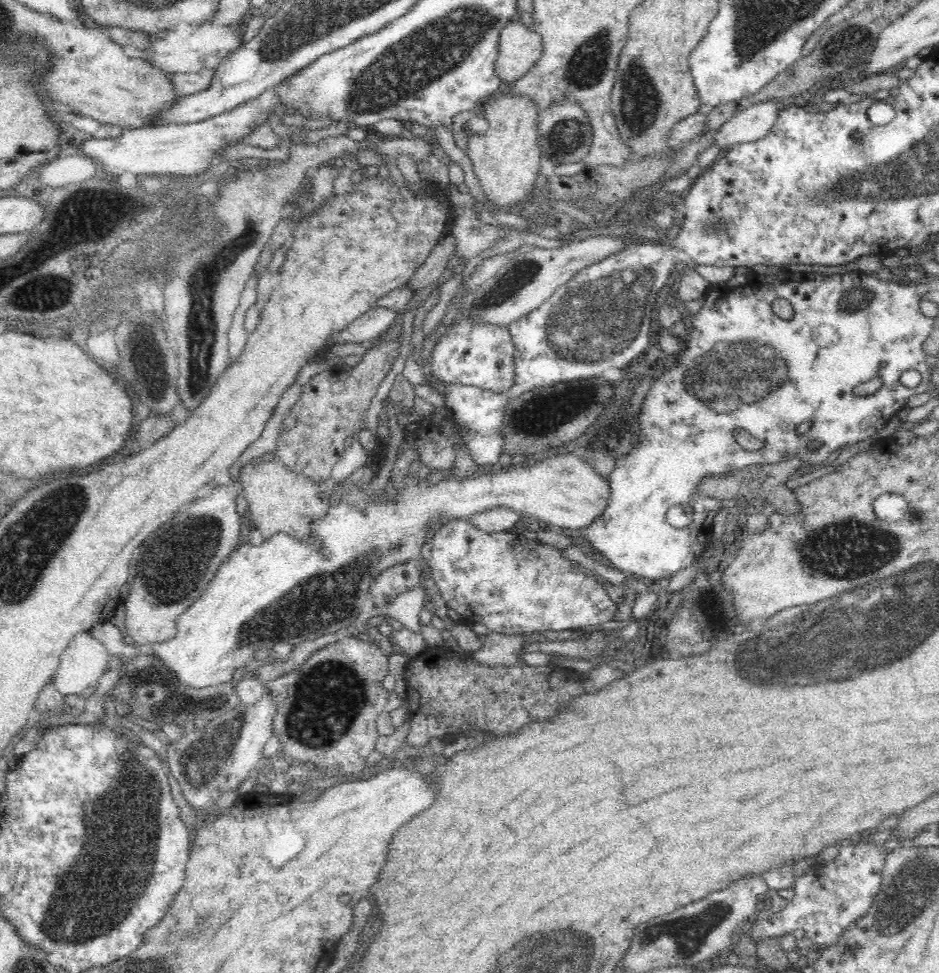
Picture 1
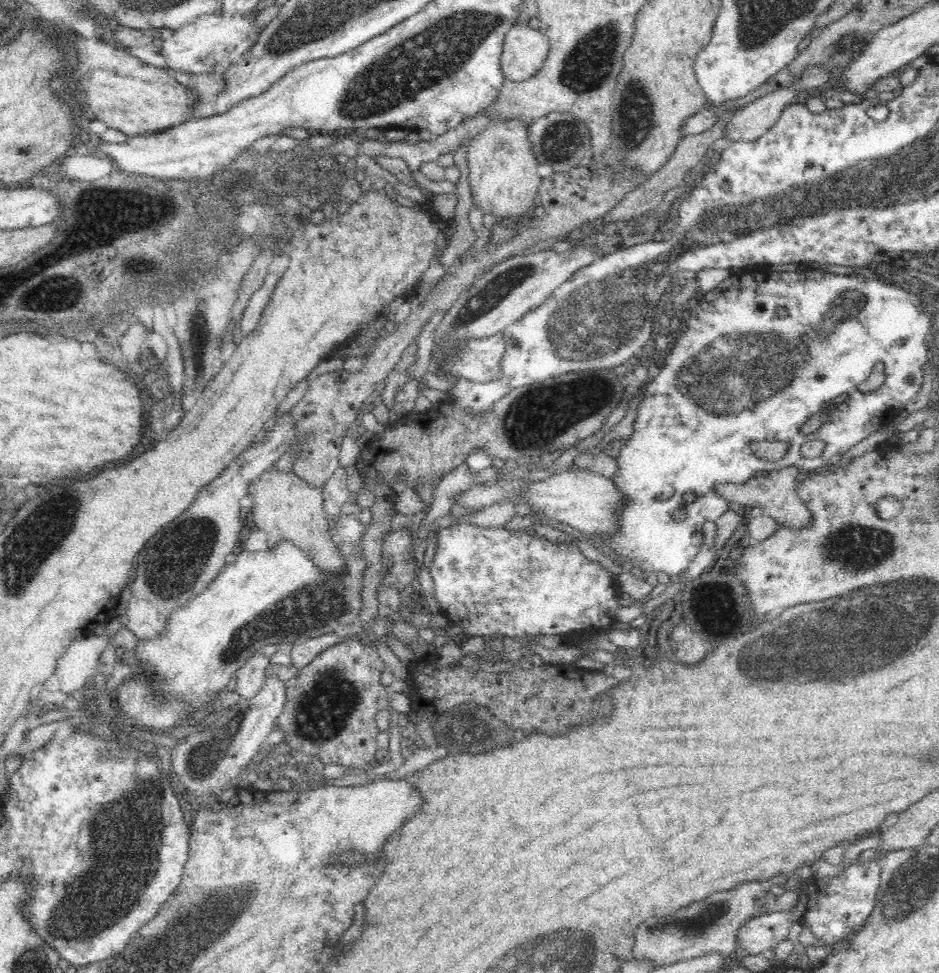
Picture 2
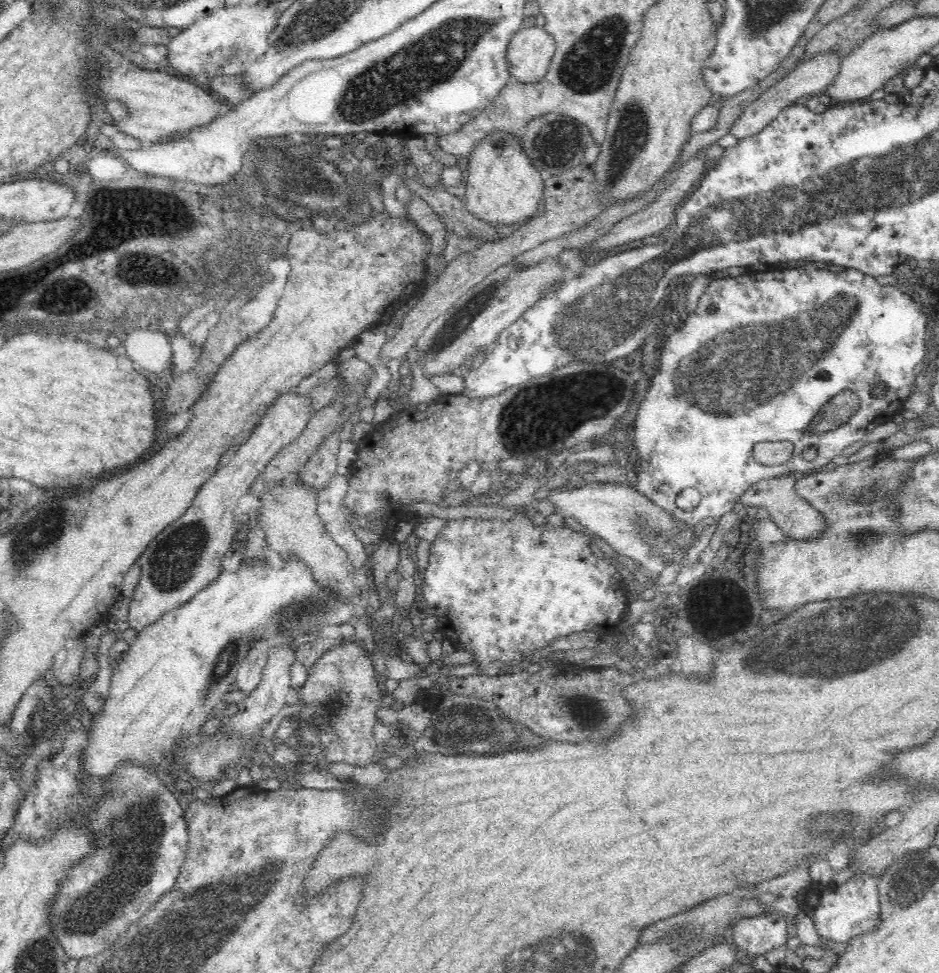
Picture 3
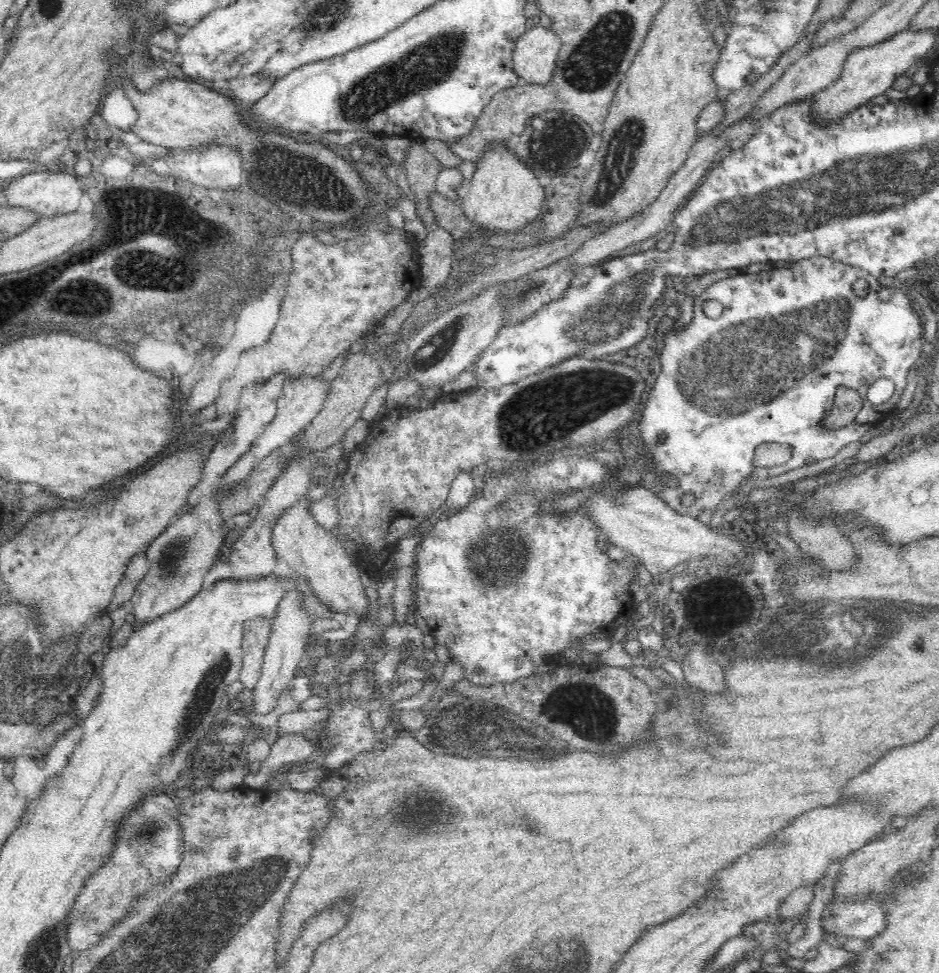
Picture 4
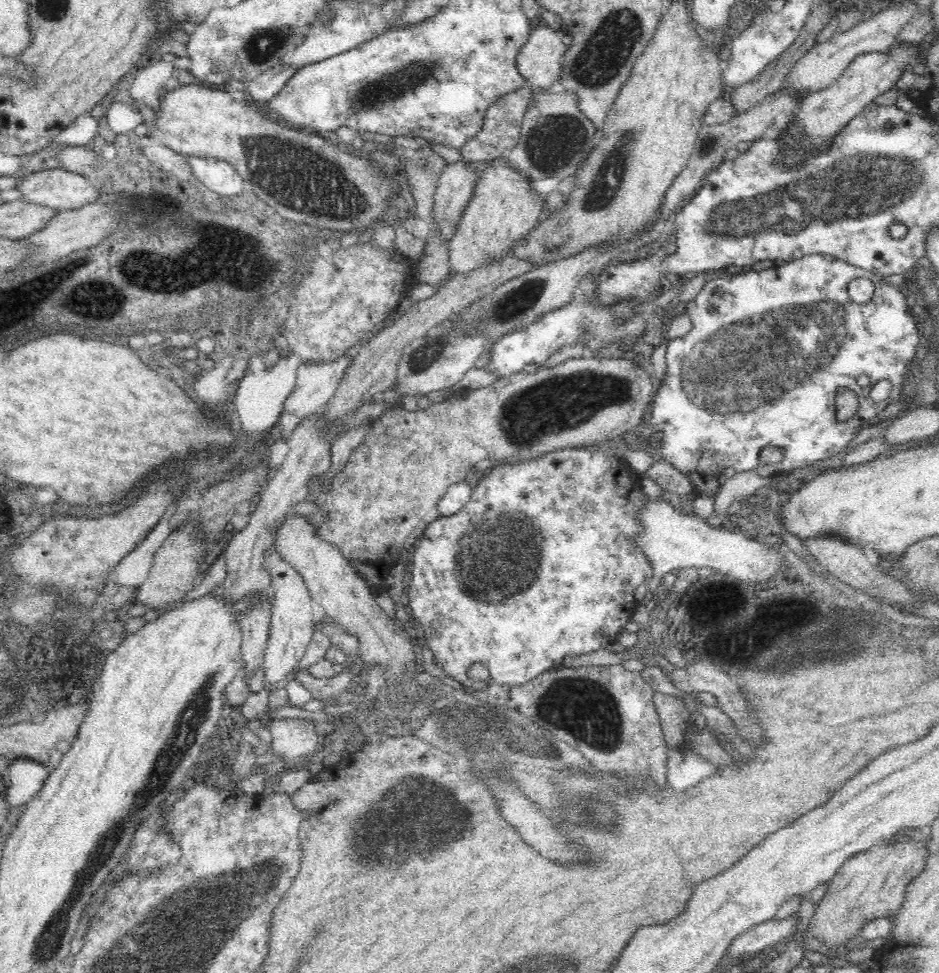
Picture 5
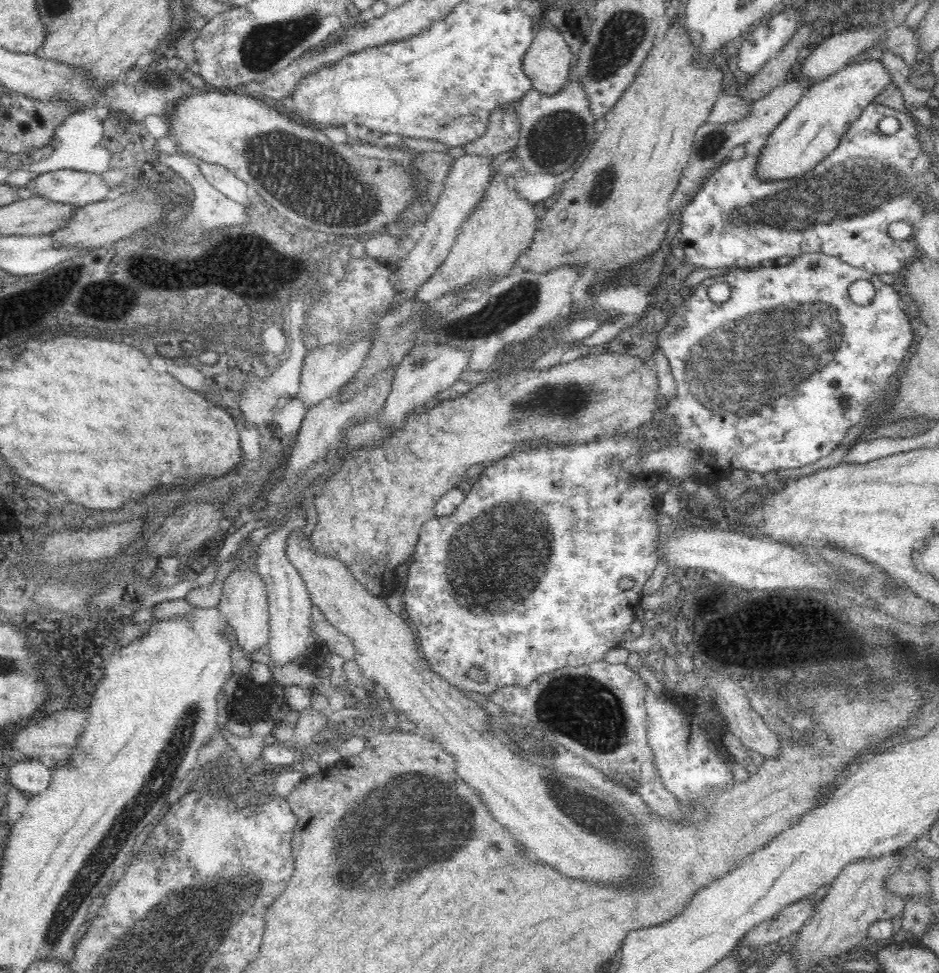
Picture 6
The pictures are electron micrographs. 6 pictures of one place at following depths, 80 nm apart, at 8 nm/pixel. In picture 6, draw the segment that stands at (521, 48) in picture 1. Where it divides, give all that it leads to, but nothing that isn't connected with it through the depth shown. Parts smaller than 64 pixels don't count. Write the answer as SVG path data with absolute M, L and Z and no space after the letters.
M548 27L536 32L532 44L528 47L528 52L524 56L525 75L532 81L534 89L542 94L556 94L566 83L570 82L570 72L576 55L573 54L562 35L556 30Z

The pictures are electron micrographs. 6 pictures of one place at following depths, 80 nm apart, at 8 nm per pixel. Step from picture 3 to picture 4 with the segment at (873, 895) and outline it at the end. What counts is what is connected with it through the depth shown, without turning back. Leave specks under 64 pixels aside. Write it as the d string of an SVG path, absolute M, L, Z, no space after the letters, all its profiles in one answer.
M833 898L826 904L822 914L821 925L827 936L840 935L841 937L848 937L862 939L864 941L880 936L885 929L886 913L881 908L881 904L876 904L873 900L869 900L861 905L861 898L855 898L848 901L846 907L843 900L840 898Z

